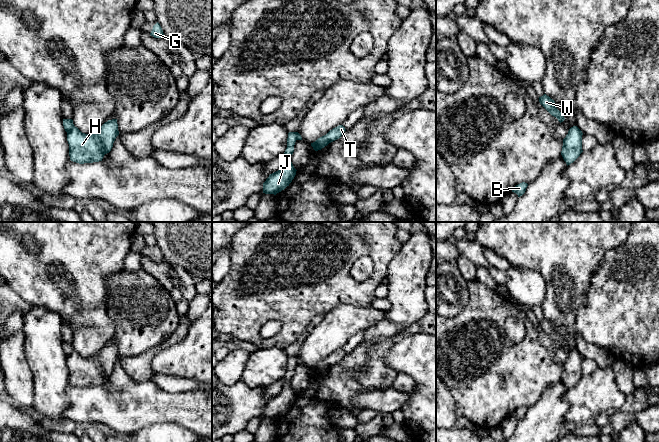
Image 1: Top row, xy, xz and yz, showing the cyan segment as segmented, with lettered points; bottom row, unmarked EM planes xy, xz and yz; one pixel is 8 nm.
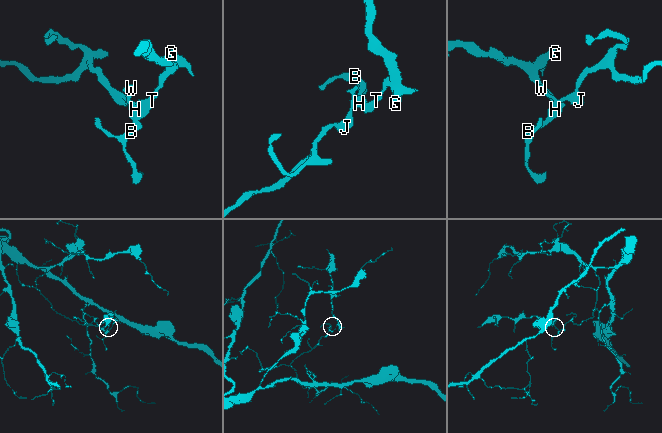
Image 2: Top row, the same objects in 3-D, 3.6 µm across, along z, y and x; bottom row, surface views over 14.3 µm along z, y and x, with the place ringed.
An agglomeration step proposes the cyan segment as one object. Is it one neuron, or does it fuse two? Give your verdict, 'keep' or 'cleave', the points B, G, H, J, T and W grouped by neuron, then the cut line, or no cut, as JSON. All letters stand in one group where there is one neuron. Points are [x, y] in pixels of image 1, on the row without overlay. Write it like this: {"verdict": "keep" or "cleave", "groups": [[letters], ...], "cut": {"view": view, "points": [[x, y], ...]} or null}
{"verdict": "cleave", "groups": [["B", "G", "H", "T"], ["J", "W"]], "cut": {"view": "xy", "points": [[74, 350], [67, 356]]}}

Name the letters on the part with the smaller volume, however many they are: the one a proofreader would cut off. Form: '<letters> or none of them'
B, G, H, T

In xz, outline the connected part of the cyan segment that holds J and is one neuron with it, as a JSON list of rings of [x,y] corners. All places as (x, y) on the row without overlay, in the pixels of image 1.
[[[289,356],[287,362],[287,372],[284,376],[285,385],[281,392],[270,398],[263,407],[263,417],[274,418],[284,414],[292,406],[296,399],[296,393],[291,386],[291,379],[294,376],[294,369],[297,364],[297,356]]]

